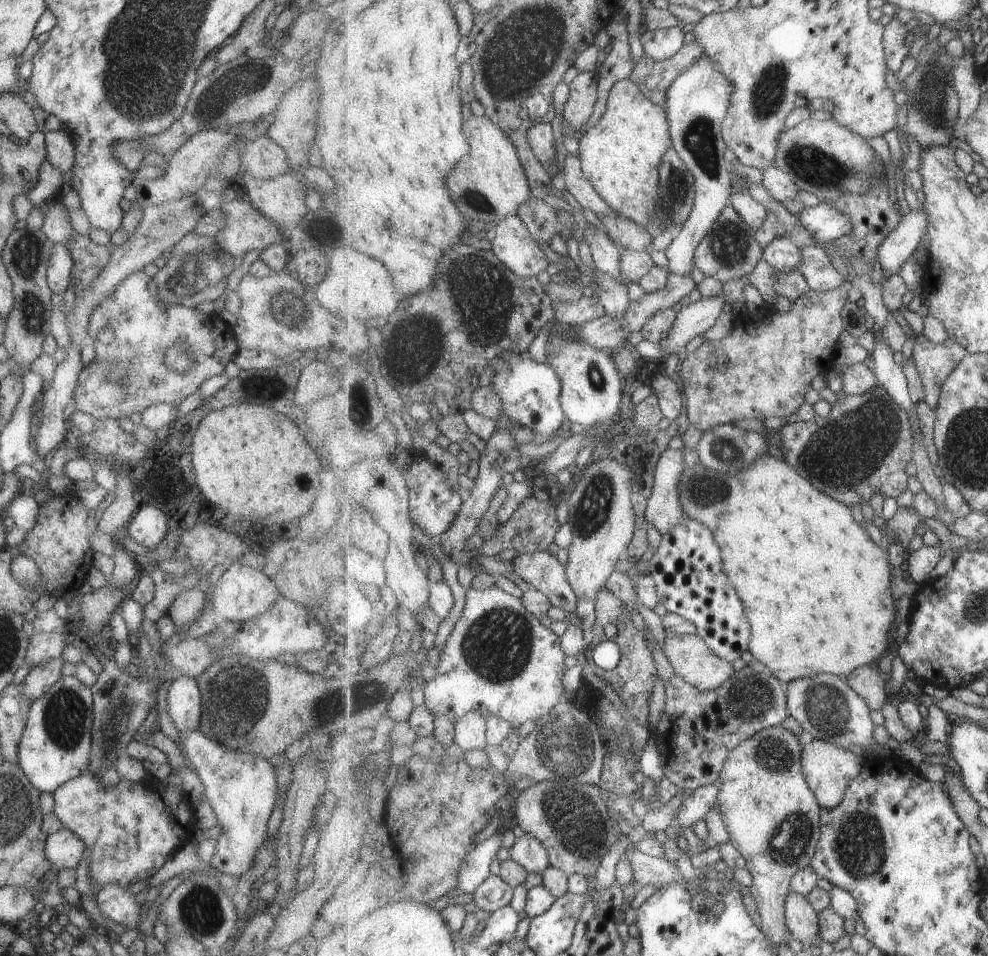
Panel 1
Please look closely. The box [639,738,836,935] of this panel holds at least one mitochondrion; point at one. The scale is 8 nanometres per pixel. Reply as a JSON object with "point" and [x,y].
{"point":[790,838]}

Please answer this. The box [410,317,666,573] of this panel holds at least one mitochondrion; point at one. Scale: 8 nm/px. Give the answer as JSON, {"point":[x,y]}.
{"point":[591,515]}

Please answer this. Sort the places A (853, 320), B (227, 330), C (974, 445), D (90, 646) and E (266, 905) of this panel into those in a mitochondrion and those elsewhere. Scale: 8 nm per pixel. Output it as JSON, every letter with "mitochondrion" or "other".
{"A":"other","B":"other","C":"mitochondrion","D":"other","E":"other"}

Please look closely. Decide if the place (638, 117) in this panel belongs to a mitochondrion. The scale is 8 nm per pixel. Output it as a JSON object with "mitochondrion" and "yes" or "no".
{"mitochondrion":"no"}

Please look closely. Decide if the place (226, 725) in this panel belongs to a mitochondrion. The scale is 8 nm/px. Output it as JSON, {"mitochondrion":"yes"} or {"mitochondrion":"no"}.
{"mitochondrion":"yes"}

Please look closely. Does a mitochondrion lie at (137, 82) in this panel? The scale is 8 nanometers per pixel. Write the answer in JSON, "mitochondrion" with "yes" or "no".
{"mitochondrion":"yes"}

